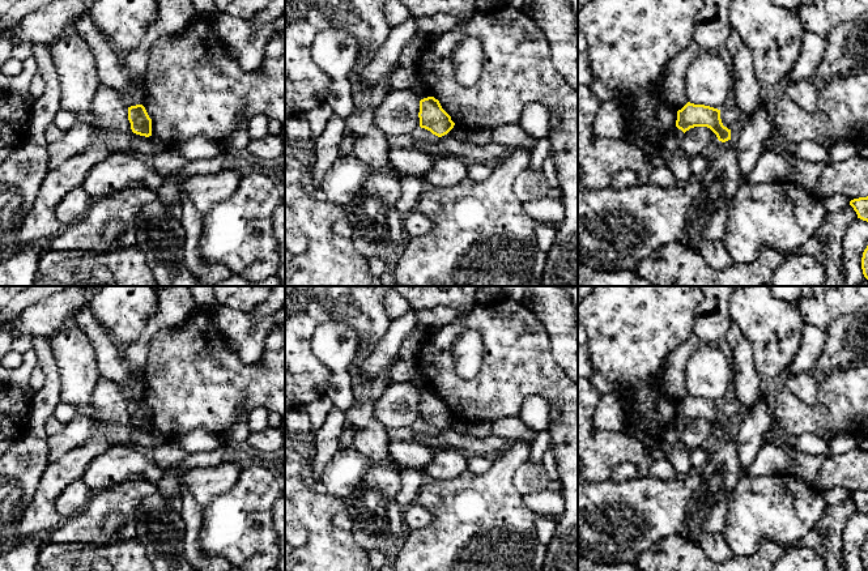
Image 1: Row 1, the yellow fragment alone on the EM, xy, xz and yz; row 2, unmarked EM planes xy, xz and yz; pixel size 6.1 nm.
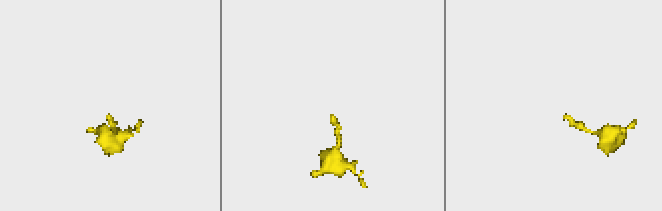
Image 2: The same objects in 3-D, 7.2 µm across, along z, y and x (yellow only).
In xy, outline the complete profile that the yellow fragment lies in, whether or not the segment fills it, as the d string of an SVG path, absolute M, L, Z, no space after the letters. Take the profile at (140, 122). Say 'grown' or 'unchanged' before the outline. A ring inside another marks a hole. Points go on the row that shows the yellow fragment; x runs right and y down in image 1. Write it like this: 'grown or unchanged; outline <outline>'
unchanged; outline M142 105L128 107L128 120L133 133L145 137L152 136L152 119Z

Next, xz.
unchanged; outline M427 97L420 101L420 127L430 131L433 135L442 137L455 125L451 116L442 108L438 99Z

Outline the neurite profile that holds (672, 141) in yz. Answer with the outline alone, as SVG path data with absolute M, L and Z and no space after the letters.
M673 127L668 133L660 139L660 148L671 152L672 154L681 153L684 132Z

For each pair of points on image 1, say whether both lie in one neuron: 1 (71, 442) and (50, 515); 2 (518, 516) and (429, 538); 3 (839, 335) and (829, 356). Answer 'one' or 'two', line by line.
1: two
2: one
3: one

